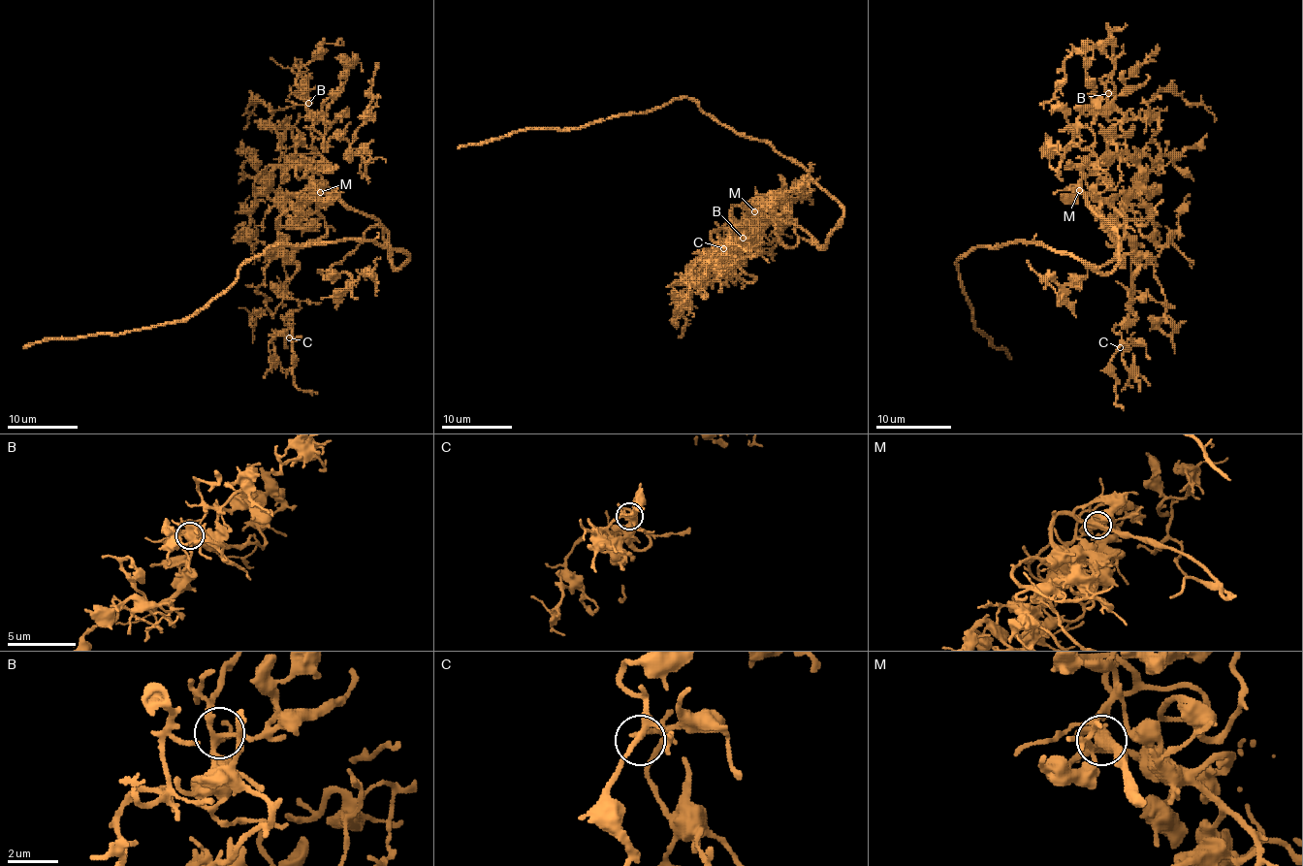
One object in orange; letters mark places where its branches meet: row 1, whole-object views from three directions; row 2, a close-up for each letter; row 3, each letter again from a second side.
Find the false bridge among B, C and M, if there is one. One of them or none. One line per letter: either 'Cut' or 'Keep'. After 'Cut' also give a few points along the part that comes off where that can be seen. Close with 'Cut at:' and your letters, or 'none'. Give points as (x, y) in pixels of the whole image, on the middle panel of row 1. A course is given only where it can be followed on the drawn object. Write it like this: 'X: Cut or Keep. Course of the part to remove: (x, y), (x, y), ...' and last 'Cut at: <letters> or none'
B: Keep
C: Keep
M: Keep
Cut at: none

